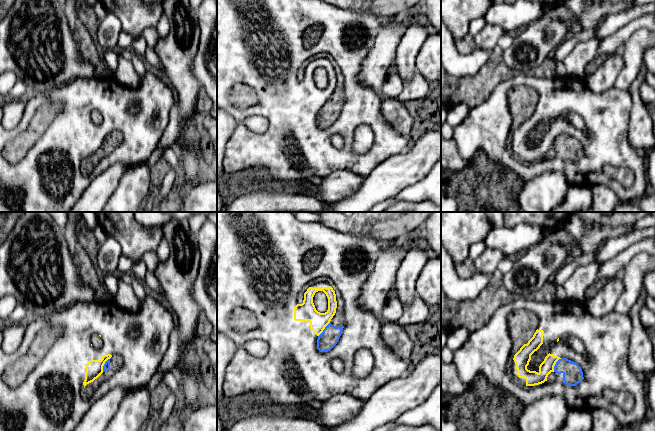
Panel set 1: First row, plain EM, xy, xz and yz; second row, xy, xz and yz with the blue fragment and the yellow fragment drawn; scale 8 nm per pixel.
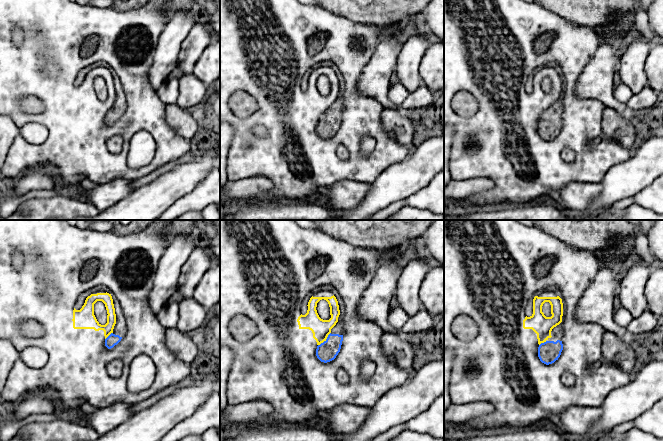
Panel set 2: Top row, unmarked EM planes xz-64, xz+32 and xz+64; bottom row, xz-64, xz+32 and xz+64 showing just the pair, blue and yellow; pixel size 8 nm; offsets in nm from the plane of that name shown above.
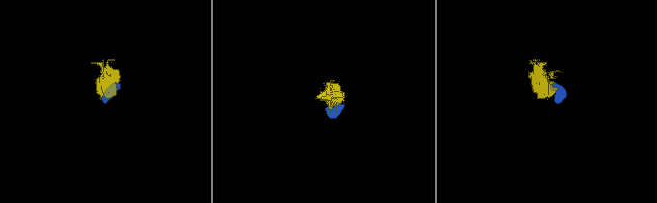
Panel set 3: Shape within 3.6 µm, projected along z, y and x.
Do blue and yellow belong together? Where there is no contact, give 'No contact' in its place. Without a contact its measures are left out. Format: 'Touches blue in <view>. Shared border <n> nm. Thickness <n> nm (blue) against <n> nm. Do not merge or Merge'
Touches blue in xy. Shared border 140 nm. Thickness 60 nm (blue) against 140 nm. Do not merge

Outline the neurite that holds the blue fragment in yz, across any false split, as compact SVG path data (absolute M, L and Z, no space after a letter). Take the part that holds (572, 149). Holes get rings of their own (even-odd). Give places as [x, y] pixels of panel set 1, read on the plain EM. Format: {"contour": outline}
{"contour": "M561 134L556 138L554 147L548 151L547 157L555 158L560 154L561 149L564 159L570 162L576 162L584 155L582 145L577 139Z"}

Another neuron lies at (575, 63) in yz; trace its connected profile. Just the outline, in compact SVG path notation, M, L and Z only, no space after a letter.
M593 37L577 43L563 61L565 75L585 79L585 69L597 57L597 49L601 42Z

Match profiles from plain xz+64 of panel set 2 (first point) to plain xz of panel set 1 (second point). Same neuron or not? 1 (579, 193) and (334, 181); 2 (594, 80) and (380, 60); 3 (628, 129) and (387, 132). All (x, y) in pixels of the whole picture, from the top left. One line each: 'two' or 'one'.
1: one
2: one
3: two

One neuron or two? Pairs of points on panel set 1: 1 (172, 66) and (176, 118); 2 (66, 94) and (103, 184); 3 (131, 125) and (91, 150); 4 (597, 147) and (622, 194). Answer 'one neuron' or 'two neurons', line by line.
1: one neuron
2: two neurons
3: one neuron
4: one neuron

